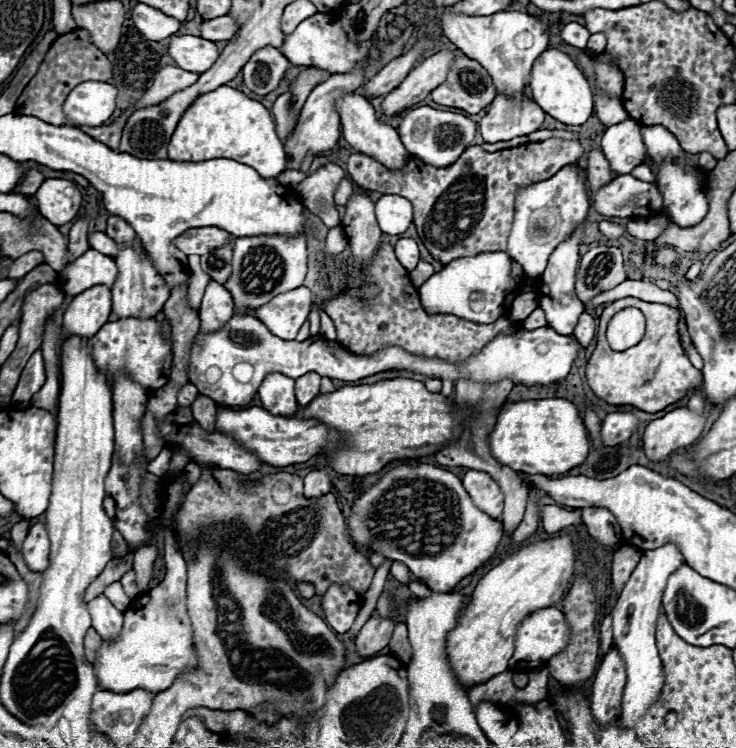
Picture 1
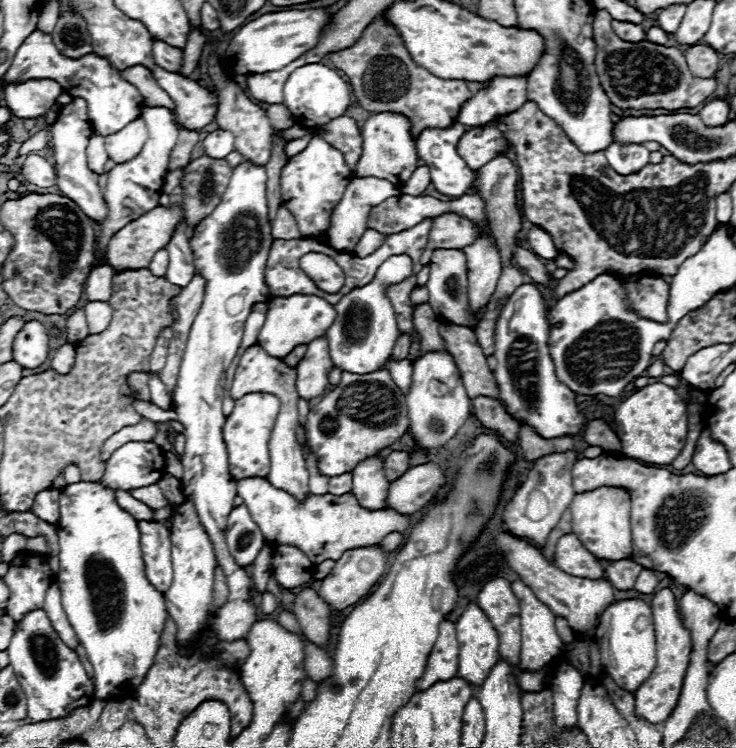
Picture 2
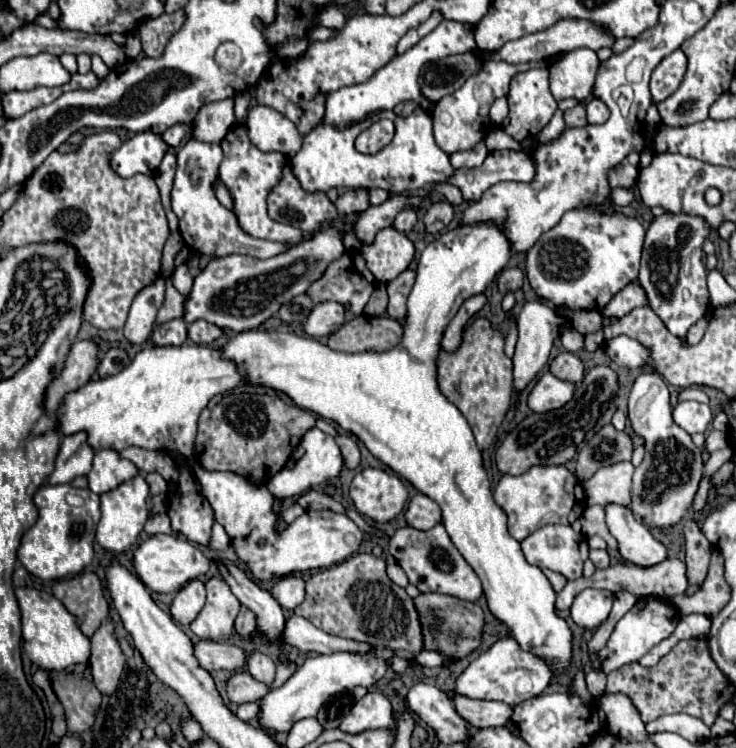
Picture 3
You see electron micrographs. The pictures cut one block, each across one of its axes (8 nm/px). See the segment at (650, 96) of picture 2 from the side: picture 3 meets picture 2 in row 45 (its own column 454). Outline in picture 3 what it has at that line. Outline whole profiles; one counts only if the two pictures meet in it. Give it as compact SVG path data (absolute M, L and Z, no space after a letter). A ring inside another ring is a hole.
M432 592L420 594L418 598L414 598L414 604L420 614L426 650L440 650L446 656L450 656L452 660L462 660L472 650L476 650L480 646L484 614L478 604L468 602L468 600L460 600L456 596L444 596L444 594L432 594ZM436 638L438 638L438 642L446 642L448 646L430 646L430 640L436 640Z

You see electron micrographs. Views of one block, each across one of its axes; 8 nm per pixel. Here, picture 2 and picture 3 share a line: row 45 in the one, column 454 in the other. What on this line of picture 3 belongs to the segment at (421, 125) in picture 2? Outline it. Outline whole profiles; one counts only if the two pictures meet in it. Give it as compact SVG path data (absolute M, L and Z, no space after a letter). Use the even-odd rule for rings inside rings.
M476 318L464 330L464 342L458 352L440 352L438 358L438 384L442 394L466 416L480 450L492 446L496 426L502 424L502 414L510 408L510 382L512 360L504 354L504 336L492 328L486 318Z

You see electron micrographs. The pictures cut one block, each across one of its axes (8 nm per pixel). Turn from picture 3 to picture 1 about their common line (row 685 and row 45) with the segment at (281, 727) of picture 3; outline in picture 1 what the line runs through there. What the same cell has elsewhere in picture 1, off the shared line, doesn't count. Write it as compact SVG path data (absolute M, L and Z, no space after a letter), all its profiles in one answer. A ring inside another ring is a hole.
M314 14L312 18L304 20L292 36L284 38L284 46L280 52L294 64L294 66L316 66L330 74L348 74L356 68L356 64L372 60L372 40L352 42L346 32L340 28L338 16L320 16Z

